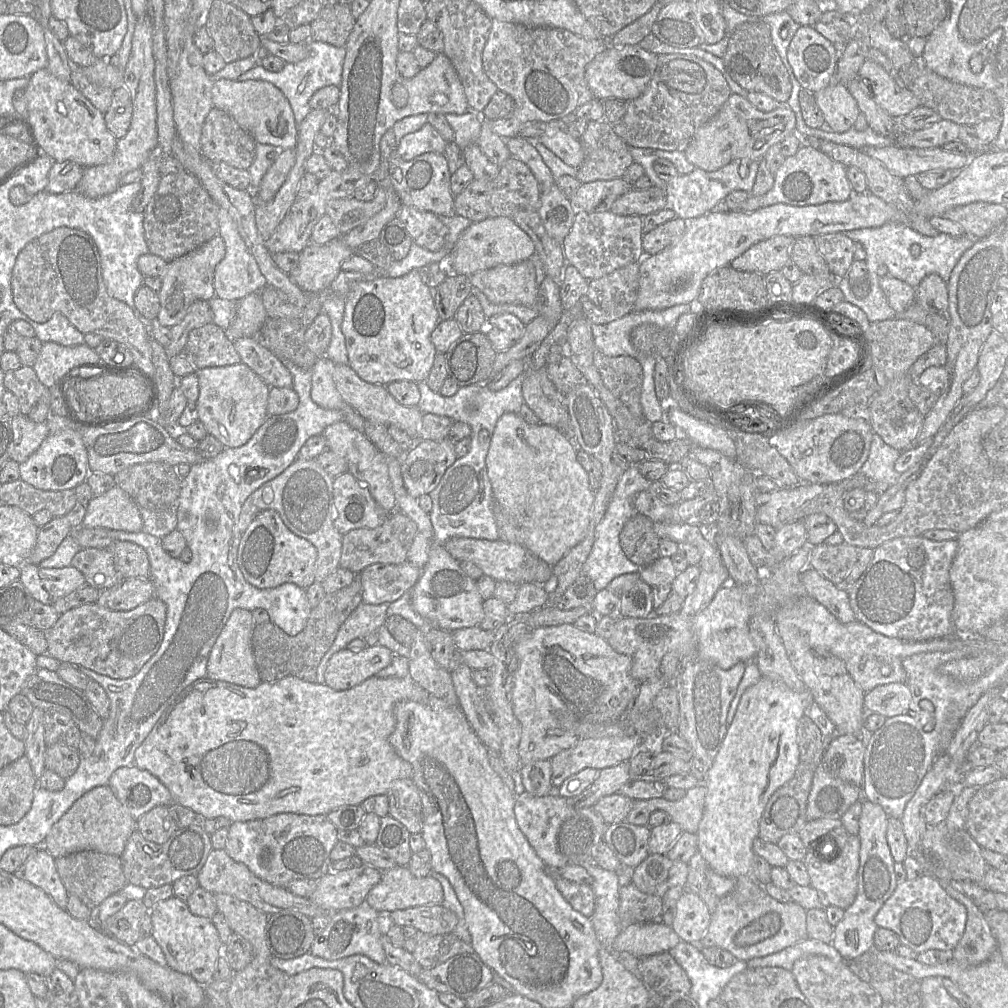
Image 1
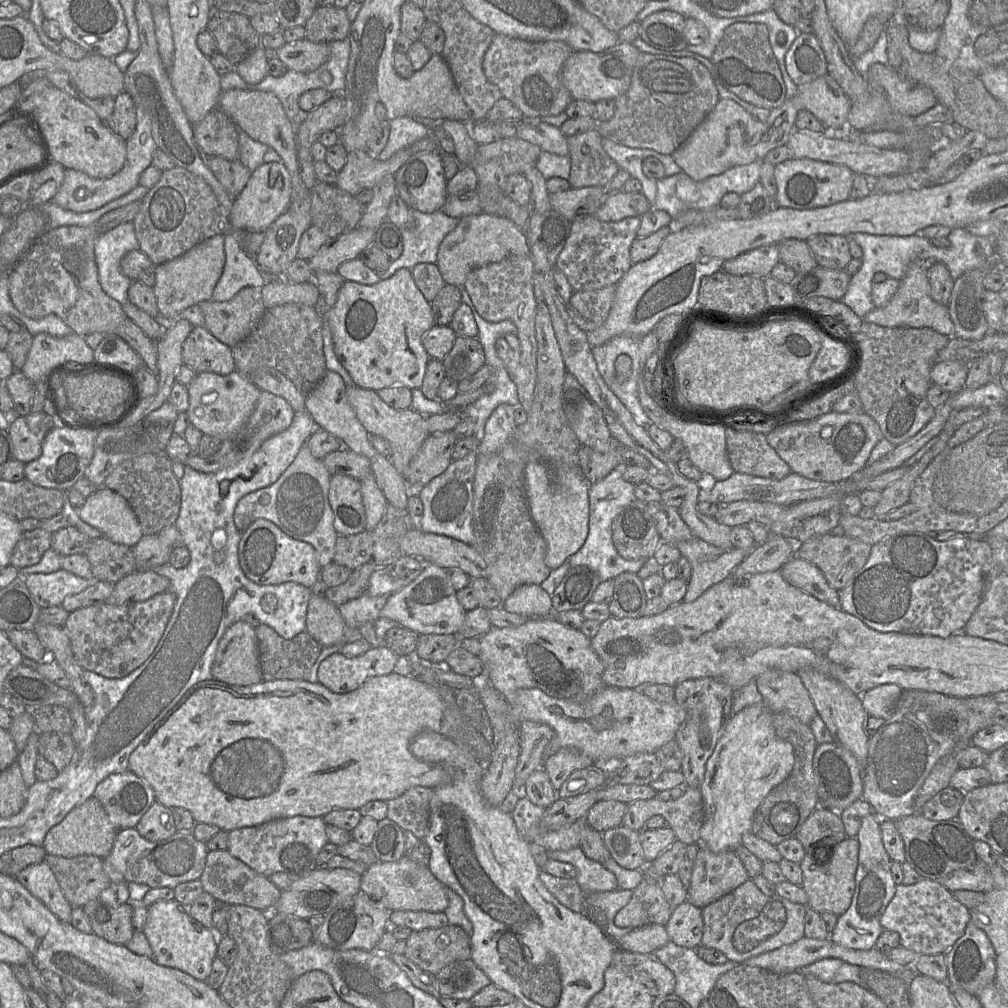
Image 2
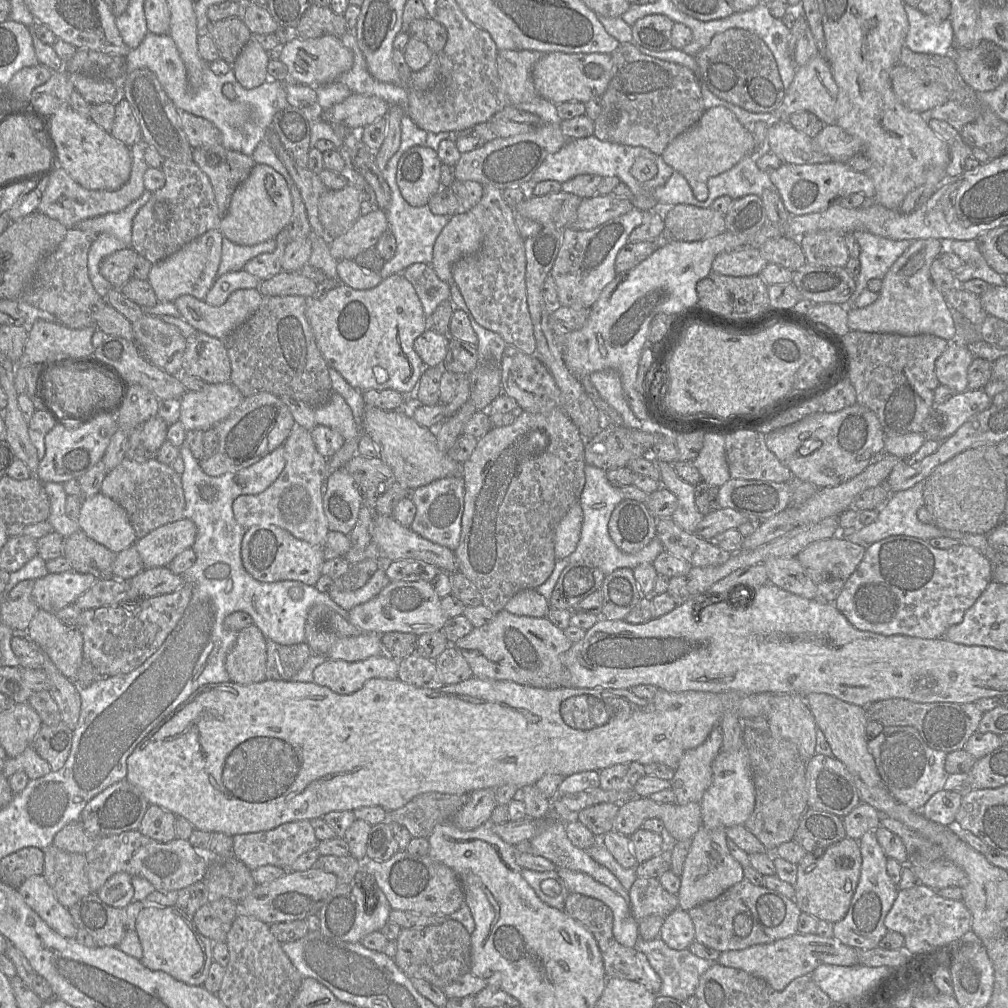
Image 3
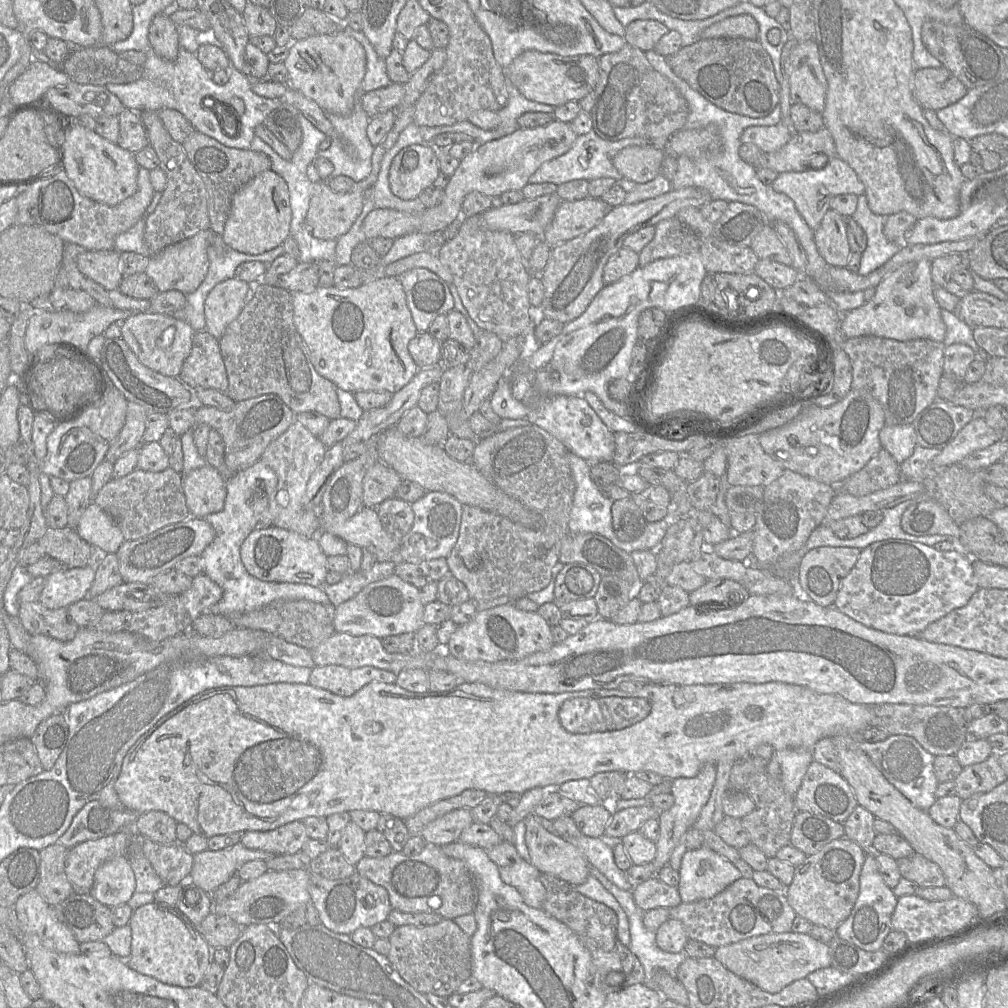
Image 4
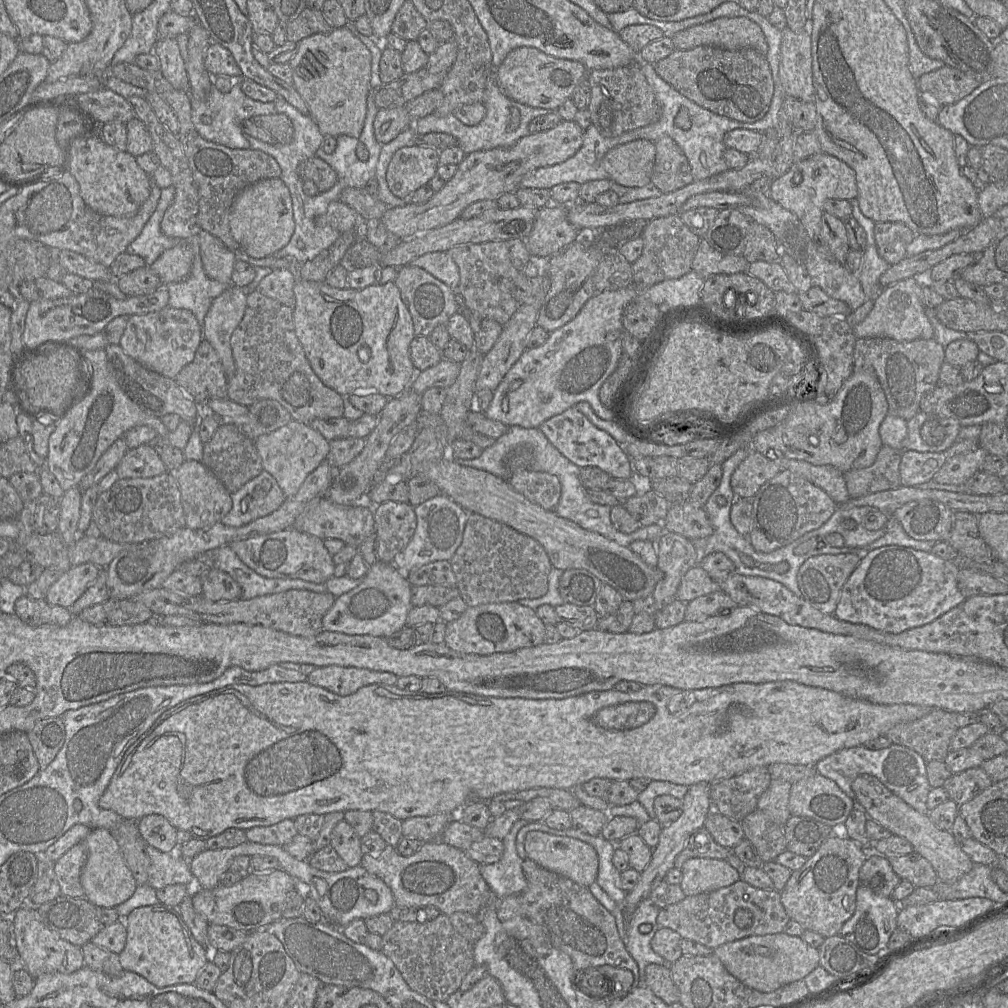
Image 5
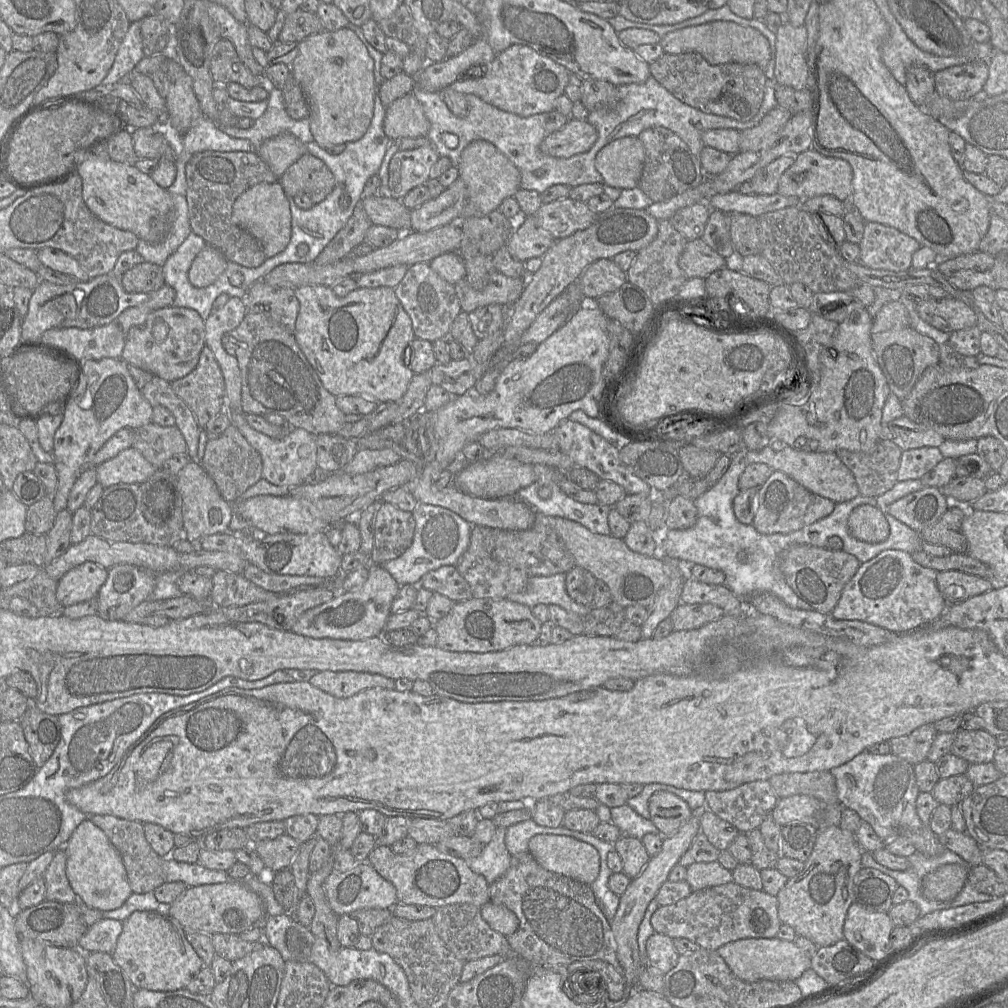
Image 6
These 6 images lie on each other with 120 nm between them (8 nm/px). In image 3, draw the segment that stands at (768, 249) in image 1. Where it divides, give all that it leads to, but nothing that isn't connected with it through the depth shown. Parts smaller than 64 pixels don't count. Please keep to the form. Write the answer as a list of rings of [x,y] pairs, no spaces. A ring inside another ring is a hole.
[[[742,247],[718,254],[712,263],[712,271],[734,277],[757,276],[767,264],[759,247]]]

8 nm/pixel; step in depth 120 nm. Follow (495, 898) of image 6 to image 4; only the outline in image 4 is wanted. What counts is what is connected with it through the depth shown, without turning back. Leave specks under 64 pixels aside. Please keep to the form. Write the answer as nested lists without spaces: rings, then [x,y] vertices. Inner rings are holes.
[[[542,873],[540,880],[546,889],[546,897],[542,909],[550,916],[567,925],[589,950],[594,967],[596,987],[601,990],[601,984],[604,980],[606,985],[610,986],[606,982],[606,977],[610,972],[622,972],[625,974],[625,980],[621,984],[622,989],[644,982],[645,973],[641,962],[617,937],[618,919],[613,909],[582,895],[571,884],[551,874]]]

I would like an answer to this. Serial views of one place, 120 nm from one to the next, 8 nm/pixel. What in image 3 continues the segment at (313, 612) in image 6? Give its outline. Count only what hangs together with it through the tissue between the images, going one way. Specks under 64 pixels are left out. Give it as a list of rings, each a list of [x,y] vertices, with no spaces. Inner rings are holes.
[[[393,581],[373,599],[348,611],[348,621],[364,633],[382,635],[389,632],[412,633],[420,636],[440,631],[447,617],[441,609],[441,598],[432,582]]]

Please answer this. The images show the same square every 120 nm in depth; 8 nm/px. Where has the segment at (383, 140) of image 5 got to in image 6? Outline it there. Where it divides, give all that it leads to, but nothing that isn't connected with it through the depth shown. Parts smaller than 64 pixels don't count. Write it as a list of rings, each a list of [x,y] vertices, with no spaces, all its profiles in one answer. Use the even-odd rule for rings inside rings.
[[[413,93],[406,94],[386,108],[384,132],[391,141],[427,136],[430,122]]]

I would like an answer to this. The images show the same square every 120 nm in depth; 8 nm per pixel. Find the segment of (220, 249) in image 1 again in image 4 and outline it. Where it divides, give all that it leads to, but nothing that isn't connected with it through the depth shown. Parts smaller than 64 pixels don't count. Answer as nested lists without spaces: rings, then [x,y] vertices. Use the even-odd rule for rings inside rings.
[[[210,228],[202,230],[190,238],[165,247],[162,251],[150,257],[145,272],[159,292],[177,290],[186,295],[194,292],[201,285],[209,269],[207,249],[212,244],[213,234],[215,233]]]

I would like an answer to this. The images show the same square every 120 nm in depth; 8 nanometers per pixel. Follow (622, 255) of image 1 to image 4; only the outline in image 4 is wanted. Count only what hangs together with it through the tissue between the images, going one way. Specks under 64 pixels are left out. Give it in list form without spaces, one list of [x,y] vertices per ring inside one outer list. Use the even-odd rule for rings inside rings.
[[[686,187],[671,189],[661,196],[634,204],[622,203],[610,207],[602,221],[574,239],[554,246],[546,267],[541,274],[544,298],[537,311],[539,317],[549,318],[566,324],[585,312],[596,294],[605,286],[603,271],[608,259],[622,246],[624,239],[648,226],[655,226],[662,220],[676,217],[677,213],[687,207],[701,208],[711,202],[710,194],[702,189]]]

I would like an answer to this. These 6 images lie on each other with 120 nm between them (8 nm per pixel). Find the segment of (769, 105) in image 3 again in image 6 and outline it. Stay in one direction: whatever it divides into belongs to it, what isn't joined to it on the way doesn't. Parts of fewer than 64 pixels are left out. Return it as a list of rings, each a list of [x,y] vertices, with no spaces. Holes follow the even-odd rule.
[[[695,52],[664,53],[649,64],[649,70],[651,76],[677,99],[704,113],[746,122],[758,113],[764,99],[767,77],[764,70],[756,64],[712,65]]]

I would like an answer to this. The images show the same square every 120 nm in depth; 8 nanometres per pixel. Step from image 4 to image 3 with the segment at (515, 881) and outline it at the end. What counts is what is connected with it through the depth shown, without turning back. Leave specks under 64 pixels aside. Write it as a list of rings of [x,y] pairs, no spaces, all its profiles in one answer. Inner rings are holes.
[[[522,869],[521,874],[541,901],[551,907],[564,911],[569,890],[557,871],[538,872]]]

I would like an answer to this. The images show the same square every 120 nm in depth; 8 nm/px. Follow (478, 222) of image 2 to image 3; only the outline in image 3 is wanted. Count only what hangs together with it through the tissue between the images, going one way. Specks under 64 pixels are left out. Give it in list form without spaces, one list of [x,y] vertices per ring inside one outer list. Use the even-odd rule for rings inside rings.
[[[459,211],[449,217],[433,248],[431,266],[439,279],[453,282],[452,266],[462,257],[475,254],[481,247],[483,233],[471,211]]]

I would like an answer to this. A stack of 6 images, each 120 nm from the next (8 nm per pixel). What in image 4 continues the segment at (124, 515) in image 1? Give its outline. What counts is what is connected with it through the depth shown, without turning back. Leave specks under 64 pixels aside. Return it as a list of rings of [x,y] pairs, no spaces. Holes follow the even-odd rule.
[[[94,501],[81,516],[76,531],[101,554],[116,553],[125,541],[120,528]]]

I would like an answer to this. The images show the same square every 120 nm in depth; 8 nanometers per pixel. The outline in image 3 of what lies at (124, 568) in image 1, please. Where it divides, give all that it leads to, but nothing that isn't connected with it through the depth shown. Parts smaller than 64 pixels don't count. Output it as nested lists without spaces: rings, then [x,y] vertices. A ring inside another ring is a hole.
[[[79,531],[64,540],[63,556],[69,561],[73,571],[93,574],[98,579],[113,577],[113,563],[116,553]]]

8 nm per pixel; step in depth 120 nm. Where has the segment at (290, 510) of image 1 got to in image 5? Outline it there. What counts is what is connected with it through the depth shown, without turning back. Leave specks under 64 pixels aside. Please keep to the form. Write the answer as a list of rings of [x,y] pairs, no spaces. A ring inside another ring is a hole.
[[[293,419],[279,429],[254,440],[263,470],[275,478],[286,498],[294,496],[306,477],[326,460],[330,449],[329,443],[330,441],[310,425]]]

